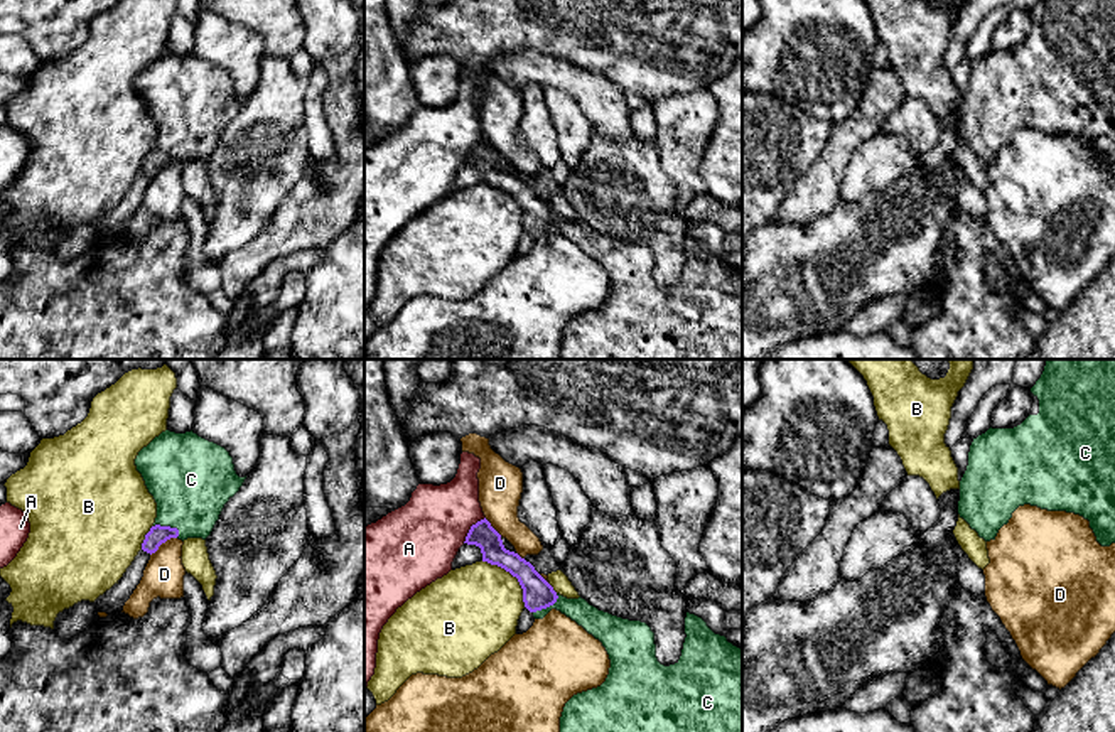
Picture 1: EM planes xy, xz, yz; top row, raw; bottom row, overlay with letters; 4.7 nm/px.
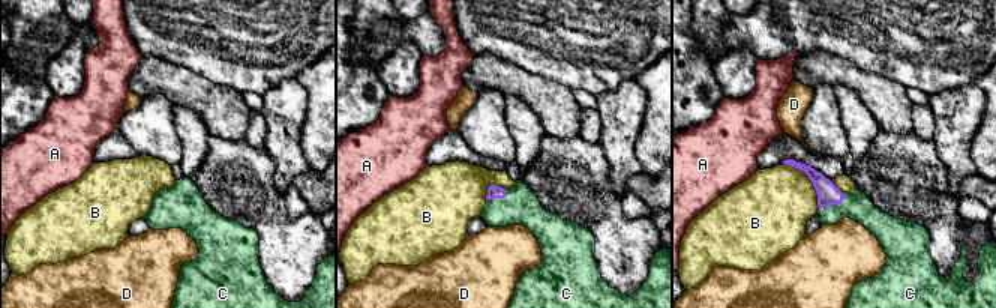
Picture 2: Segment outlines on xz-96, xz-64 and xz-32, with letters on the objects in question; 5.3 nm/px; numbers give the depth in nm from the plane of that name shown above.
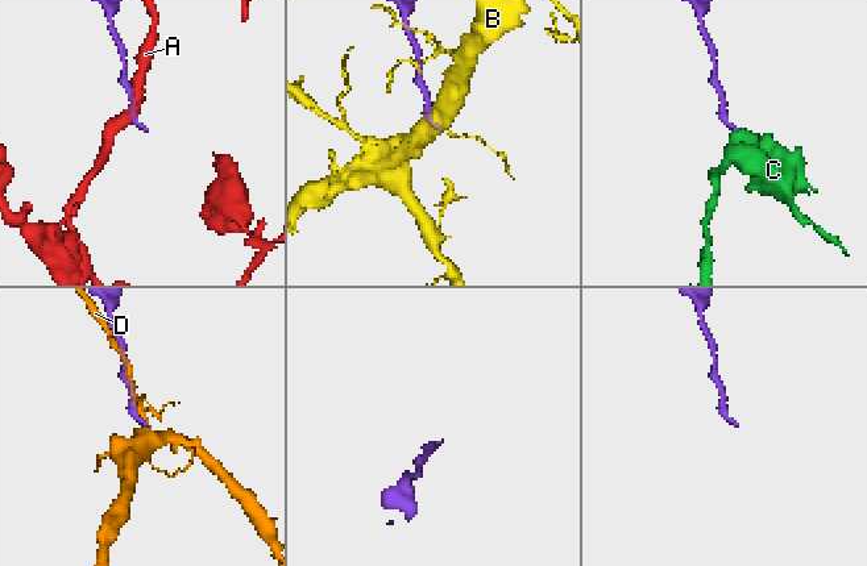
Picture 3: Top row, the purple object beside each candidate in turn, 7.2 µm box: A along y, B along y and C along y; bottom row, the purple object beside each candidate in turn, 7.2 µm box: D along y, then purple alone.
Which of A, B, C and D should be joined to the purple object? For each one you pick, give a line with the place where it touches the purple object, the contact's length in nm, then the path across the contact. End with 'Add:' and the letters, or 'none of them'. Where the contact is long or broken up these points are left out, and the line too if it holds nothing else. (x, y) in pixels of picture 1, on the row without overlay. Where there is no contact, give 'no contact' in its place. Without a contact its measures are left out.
C: meets purple in xy at (169, 149); contact 140 nm long; runs through xy (157, 157), (169, 149), (189, 125), (191, 102)
Add: C

